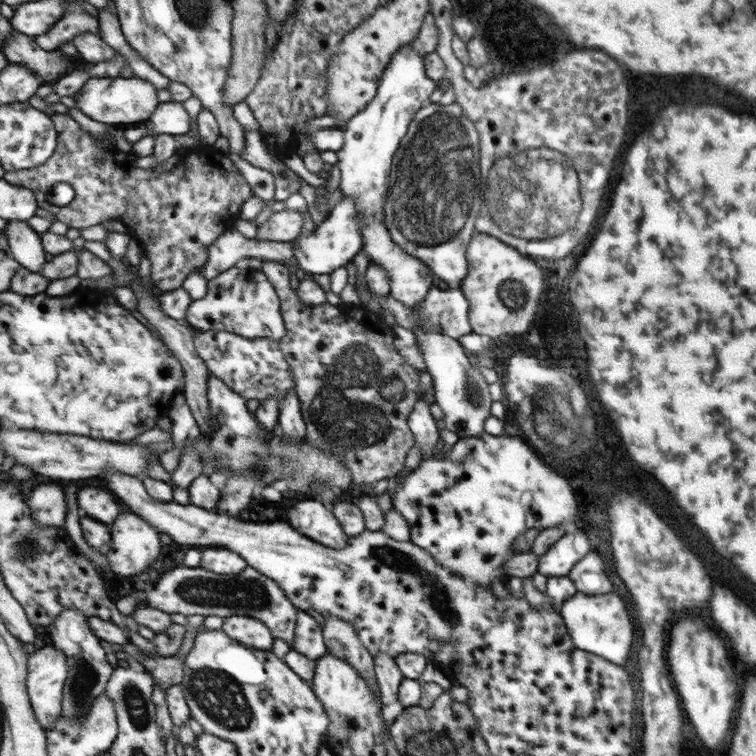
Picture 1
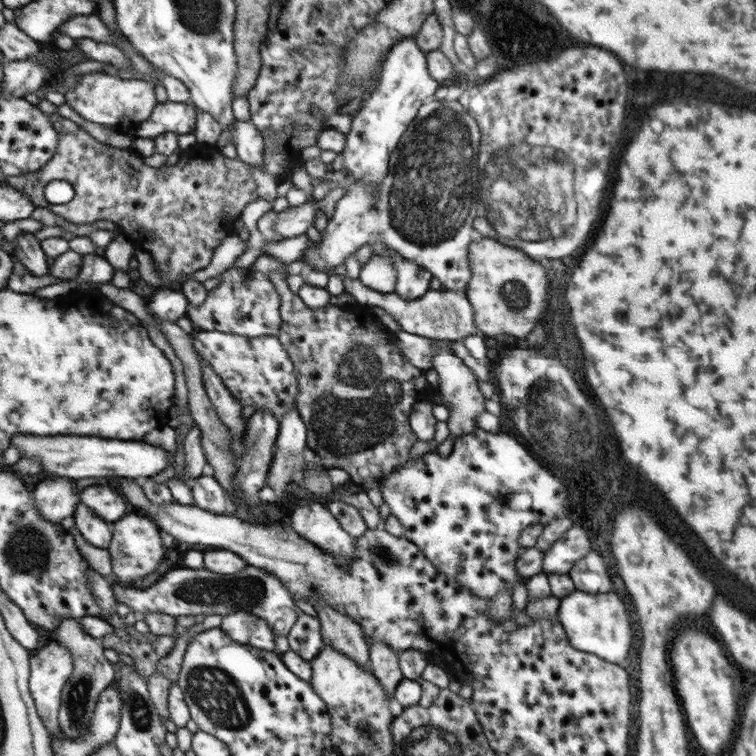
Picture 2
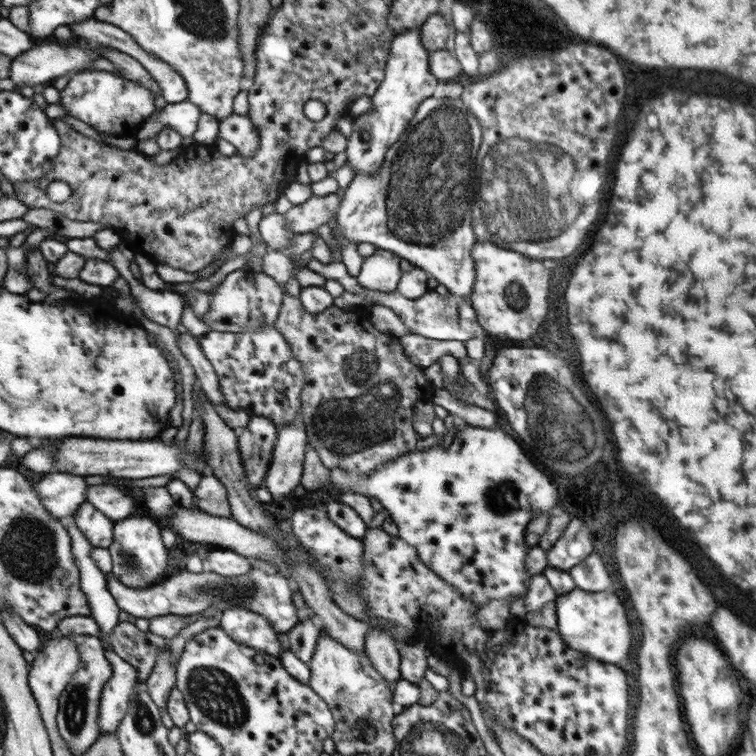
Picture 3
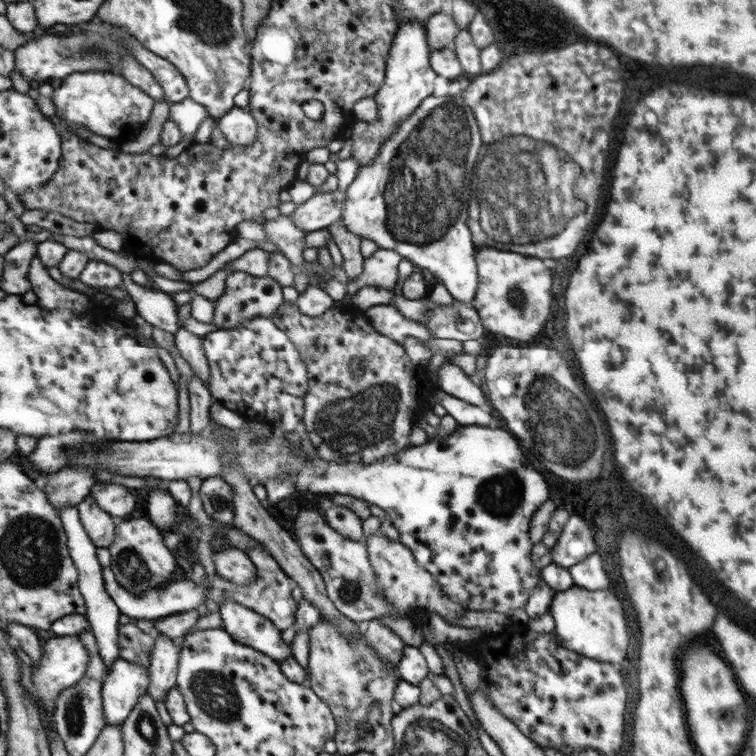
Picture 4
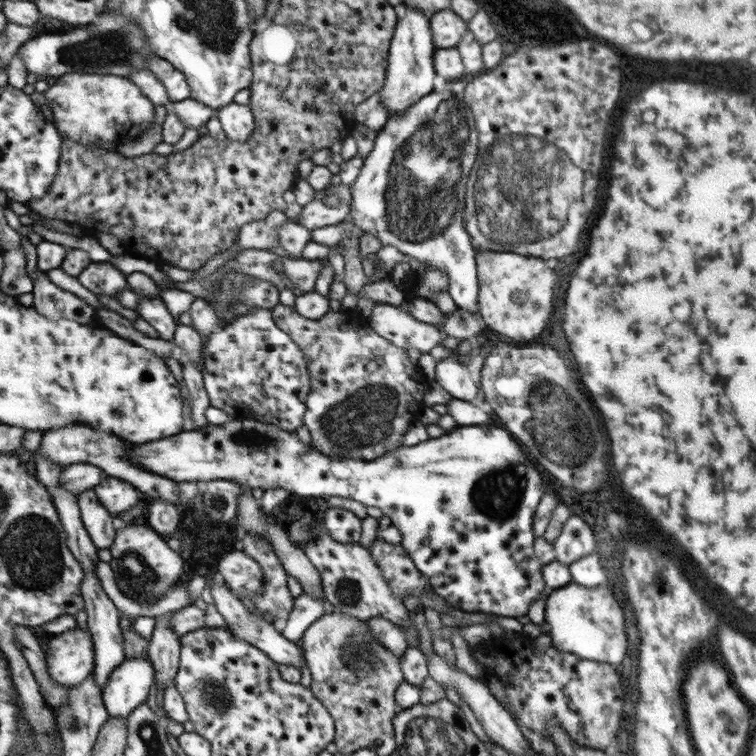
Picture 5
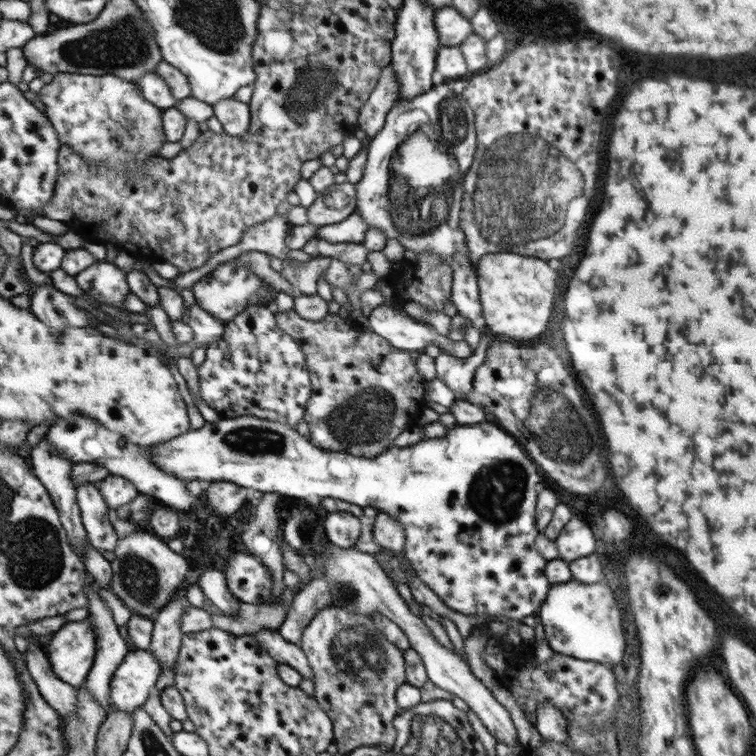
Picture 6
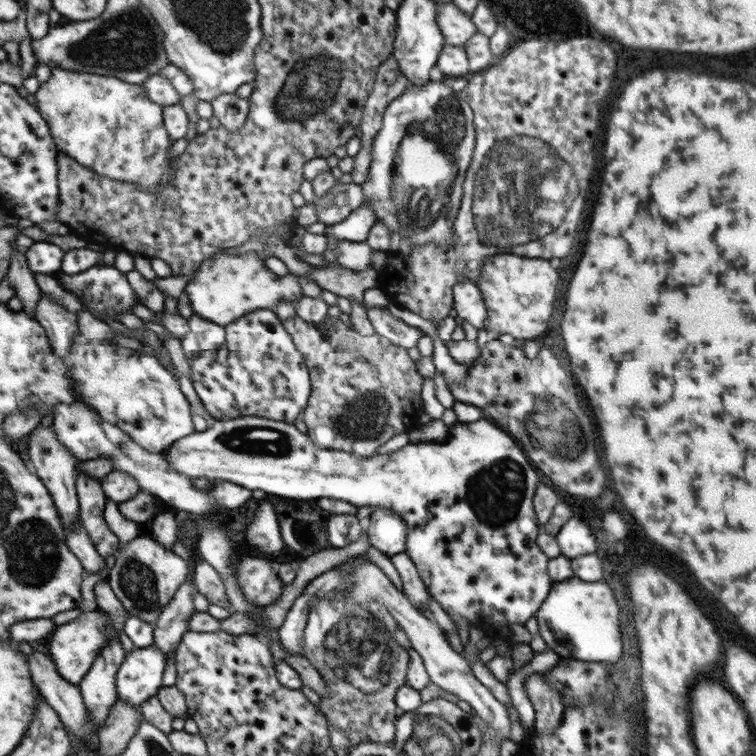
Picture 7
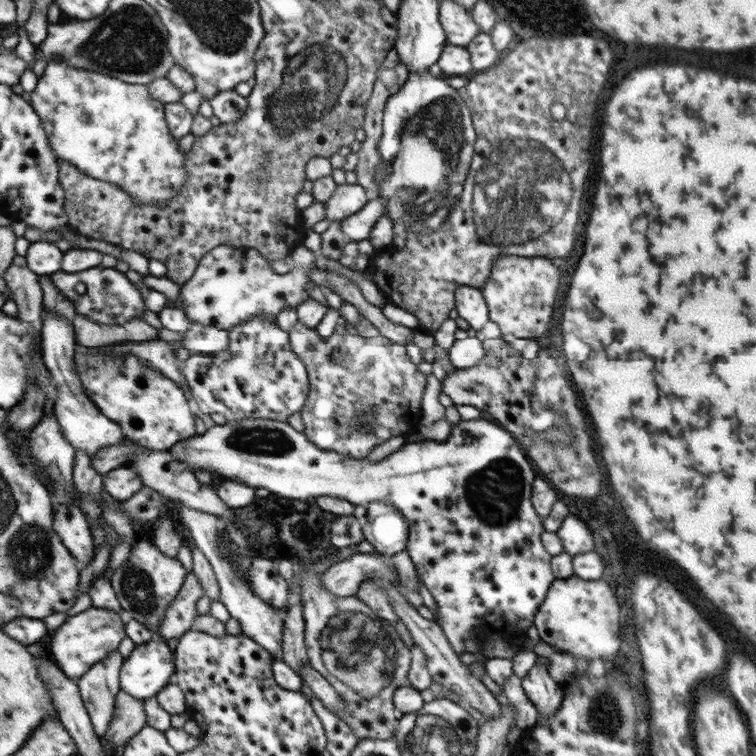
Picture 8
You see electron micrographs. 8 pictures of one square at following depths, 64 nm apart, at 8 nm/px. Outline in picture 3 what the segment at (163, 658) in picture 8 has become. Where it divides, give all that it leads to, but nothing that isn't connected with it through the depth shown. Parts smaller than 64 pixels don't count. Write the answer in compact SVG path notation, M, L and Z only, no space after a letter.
M107 650L108 658L115 666L116 676L112 677L106 690L103 692L102 714L100 714L100 729L102 735L104 733L118 732L123 720L127 718L128 712L131 711L131 701L139 694L140 684L147 686L147 682L142 681L140 670L136 666L132 666L130 662L126 662L115 650Z

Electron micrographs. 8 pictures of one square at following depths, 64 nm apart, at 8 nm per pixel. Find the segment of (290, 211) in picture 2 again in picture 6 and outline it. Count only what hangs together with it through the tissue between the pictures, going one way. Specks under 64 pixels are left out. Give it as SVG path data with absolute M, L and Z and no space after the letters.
M334 183L324 192L317 193L317 198L308 207L308 223L319 227L342 222L356 209L356 187L354 183Z

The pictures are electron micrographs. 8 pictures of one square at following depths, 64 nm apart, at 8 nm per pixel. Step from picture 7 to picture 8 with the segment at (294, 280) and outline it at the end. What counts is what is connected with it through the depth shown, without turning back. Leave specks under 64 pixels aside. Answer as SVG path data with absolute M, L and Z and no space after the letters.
M303 244L297 245L291 252L291 259L293 259L294 262L291 263L290 271L285 274L278 274L272 270L272 267L270 267L270 264L268 263L269 260L266 260L266 258L264 258L256 249L220 245L219 247L216 247L215 250L208 251L208 254L206 254L205 258L199 263L198 268L195 270L195 274L191 276L190 280L187 280L183 285L181 285L178 299L182 301L182 304L184 305L183 312L190 318L191 323L203 326L214 326L219 330L228 331L231 327L236 327L237 325L249 322L251 319L257 318L257 316L277 317L284 308L292 308L296 310L302 302L305 302L307 298L311 298L306 290L306 284L308 284L308 282L312 282L310 272L314 272L317 268L315 255L316 252L308 250L308 248Z

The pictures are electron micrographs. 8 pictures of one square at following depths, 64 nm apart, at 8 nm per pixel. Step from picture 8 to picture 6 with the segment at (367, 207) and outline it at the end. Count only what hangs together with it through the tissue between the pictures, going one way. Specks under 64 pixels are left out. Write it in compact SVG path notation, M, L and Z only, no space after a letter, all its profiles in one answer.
M354 211L342 222L327 224L316 230L316 237L320 237L330 243L361 243L368 232L366 219Z

